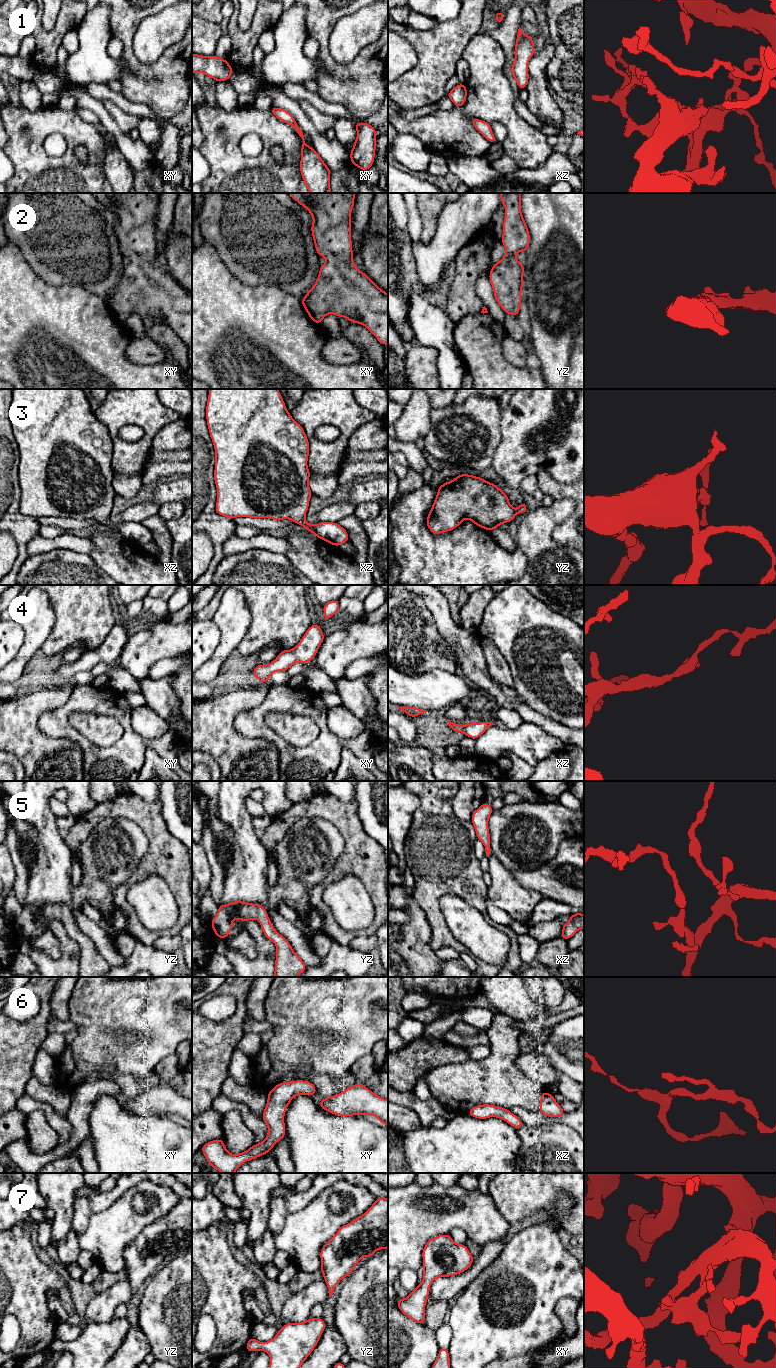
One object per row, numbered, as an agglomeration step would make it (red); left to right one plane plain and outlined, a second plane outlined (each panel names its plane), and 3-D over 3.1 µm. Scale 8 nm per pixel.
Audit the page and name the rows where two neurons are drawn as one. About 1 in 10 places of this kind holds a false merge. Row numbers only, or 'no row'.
no row

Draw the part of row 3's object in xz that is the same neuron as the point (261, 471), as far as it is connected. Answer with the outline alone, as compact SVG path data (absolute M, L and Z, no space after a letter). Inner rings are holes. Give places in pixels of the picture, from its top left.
M209 389L206 420L215 449L214 480L217 488L215 511L234 519L236 517L289 519L300 524L319 539L336 547L348 542L348 532L334 522L312 525L305 520L312 492L309 488L310 471L307 466L309 441L302 426L286 409L278 389Z

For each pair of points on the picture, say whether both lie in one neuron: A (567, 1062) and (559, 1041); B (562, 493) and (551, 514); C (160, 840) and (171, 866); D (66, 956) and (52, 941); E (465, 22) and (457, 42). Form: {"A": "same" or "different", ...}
{"A": "same", "B": "different", "C": "same", "D": "different", "E": "same"}

